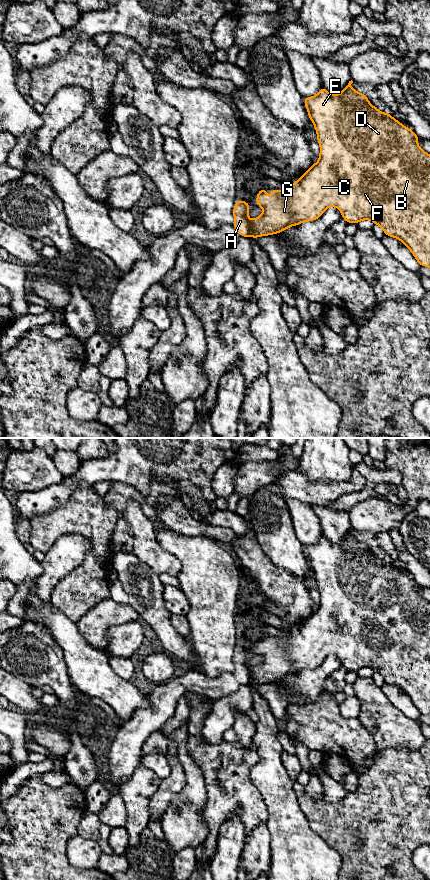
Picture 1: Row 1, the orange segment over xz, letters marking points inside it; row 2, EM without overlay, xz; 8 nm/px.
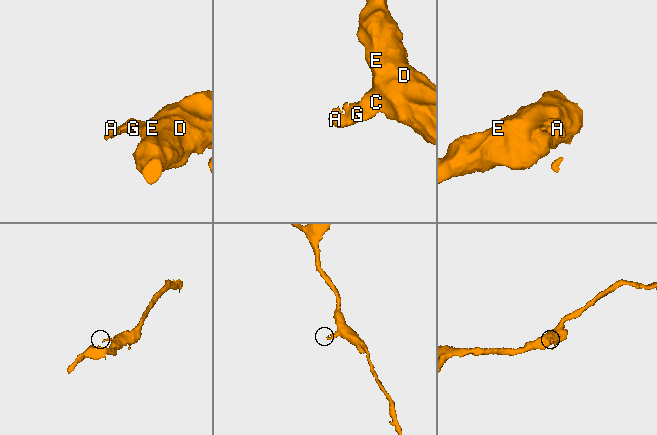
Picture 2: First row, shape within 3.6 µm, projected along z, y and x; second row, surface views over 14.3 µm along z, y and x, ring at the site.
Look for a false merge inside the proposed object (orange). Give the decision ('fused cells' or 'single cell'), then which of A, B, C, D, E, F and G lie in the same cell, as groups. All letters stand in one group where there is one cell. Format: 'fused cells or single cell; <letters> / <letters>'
single cell; A B C D E F G

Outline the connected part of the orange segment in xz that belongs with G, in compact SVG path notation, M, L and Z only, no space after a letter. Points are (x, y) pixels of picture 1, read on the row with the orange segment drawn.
M349 81L347 86L340 94L330 94L323 86L318 94L312 97L304 98L304 103L308 111L310 120L313 122L317 132L317 141L320 145L319 160L307 170L304 175L294 182L292 186L285 190L271 189L272 198L267 201L266 189L260 189L256 196L256 204L263 209L263 214L251 220L248 216L249 203L238 200L233 208L234 223L233 226L237 232L243 237L258 238L277 234L285 229L299 225L306 221L314 221L318 219L327 208L333 206L339 209L343 219L347 223L359 223L361 220L371 220L374 224L380 226L385 235L399 239L413 254L415 259L421 266L430 268L430 154L423 151L417 141L420 139L413 130L402 125L400 121L394 119L389 113L384 113L375 108L363 93L359 93L351 87L353 81Z

